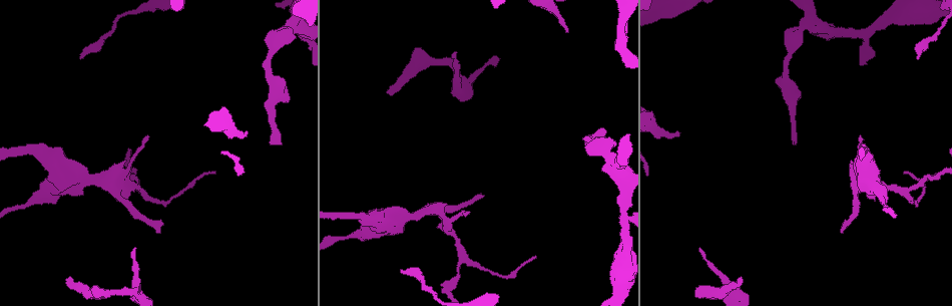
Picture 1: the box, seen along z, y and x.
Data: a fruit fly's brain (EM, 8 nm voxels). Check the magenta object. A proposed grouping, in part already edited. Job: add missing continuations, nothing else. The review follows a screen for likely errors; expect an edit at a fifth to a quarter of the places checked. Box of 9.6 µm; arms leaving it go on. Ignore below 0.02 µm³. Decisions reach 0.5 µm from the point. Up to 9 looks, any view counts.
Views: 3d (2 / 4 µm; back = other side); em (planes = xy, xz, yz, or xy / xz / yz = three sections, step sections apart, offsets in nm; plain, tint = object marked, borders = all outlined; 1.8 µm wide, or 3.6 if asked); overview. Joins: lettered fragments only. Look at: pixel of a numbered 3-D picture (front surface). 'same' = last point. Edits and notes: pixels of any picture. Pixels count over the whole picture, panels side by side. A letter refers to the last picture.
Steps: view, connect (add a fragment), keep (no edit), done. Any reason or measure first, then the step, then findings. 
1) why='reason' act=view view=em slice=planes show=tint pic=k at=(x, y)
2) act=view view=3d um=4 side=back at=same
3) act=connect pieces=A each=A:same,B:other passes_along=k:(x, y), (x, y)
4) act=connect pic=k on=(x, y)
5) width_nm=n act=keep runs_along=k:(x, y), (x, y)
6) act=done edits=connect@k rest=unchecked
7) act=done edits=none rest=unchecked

why='thin end' act=view view=em slice=yz step=16 show=plain pic=1 at=(400, 269)

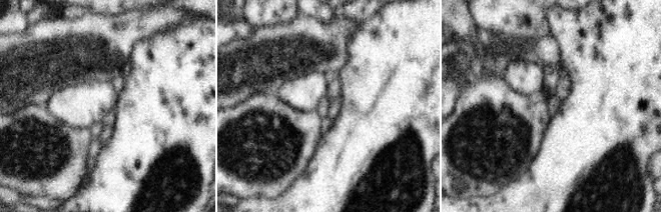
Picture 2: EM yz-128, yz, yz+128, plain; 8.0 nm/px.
act=view view=em slice=yz step=16 show=borders at=same

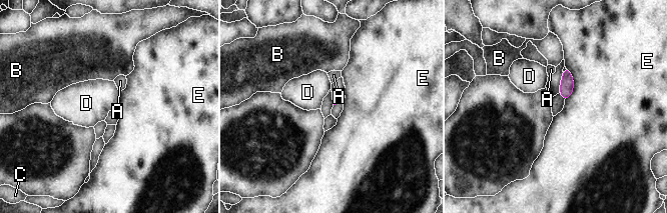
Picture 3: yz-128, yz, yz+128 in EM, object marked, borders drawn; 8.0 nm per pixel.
act=keep each=A:other,B:other,C:other,D:other,E:other border=3:(563, 72), (559, 92) found='none of them fits'

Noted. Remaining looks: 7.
why='end of a long branch' act=view view=3d um=2 pic=1 at=(69, 276)

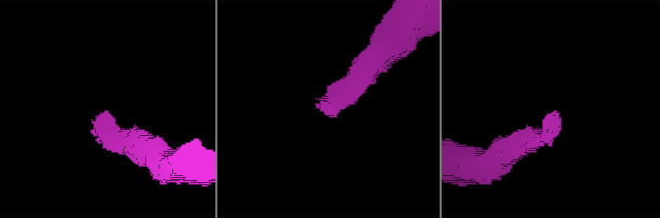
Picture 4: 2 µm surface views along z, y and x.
act=view view=em slice=yz step=16 show=borders pic=4 at=(103, 116)

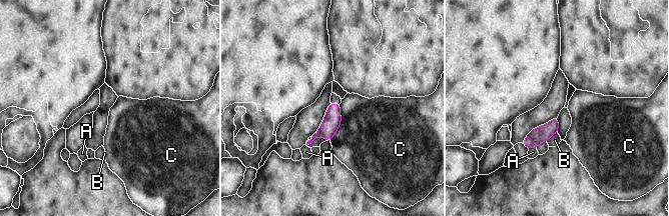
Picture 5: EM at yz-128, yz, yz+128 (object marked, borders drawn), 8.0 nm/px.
act=keep each=A:other,B:other,C:other border=5:(341, 103), (341, 125), (330, 142) found='none of them fits'

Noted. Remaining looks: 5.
why='end of a long branch' act=view view=3d um=4 pic=1 at=(244, 133)

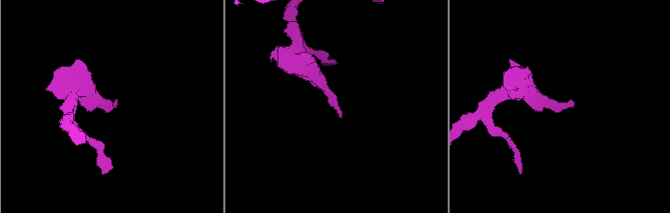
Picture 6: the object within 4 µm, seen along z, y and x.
why='now the EM' act=view view=em slice=planes show=borders pic=6 at=(573, 103)

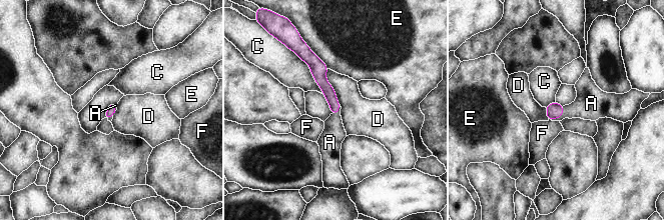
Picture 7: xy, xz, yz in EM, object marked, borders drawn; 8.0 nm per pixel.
act=connect pieces=A each=A:same,C:other,D:other,E:other,F:other passes_along=7:(554, 110), (560, 117), (588, 105) found='the neuron continues'

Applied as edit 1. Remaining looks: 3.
act=view view=overview

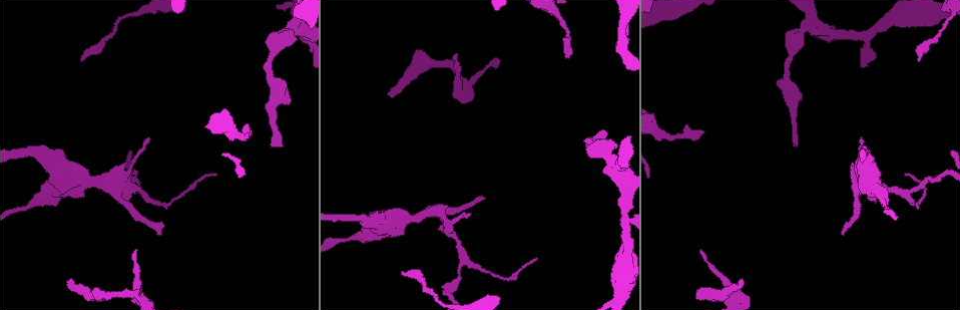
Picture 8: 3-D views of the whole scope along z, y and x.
why='three-way junction' act=view view=3d um=2 pic=8 at=(620, 173)

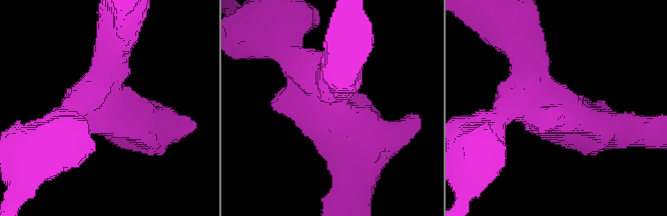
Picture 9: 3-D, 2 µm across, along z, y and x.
arms=3 arm_widths_nm=240,300,320 act=view view=em slice=planes show=borders pic=9 at=(329, 111)

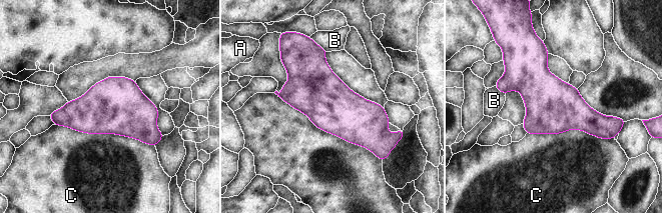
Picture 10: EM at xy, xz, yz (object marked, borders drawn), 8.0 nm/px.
width_nm=400 act=keep each=A:other,B:other,C:other border=10:(54, 124), (125, 135), (154, 146) found='none of them fits'

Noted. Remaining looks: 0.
act=done edits=connect@7 rest=unchecked

